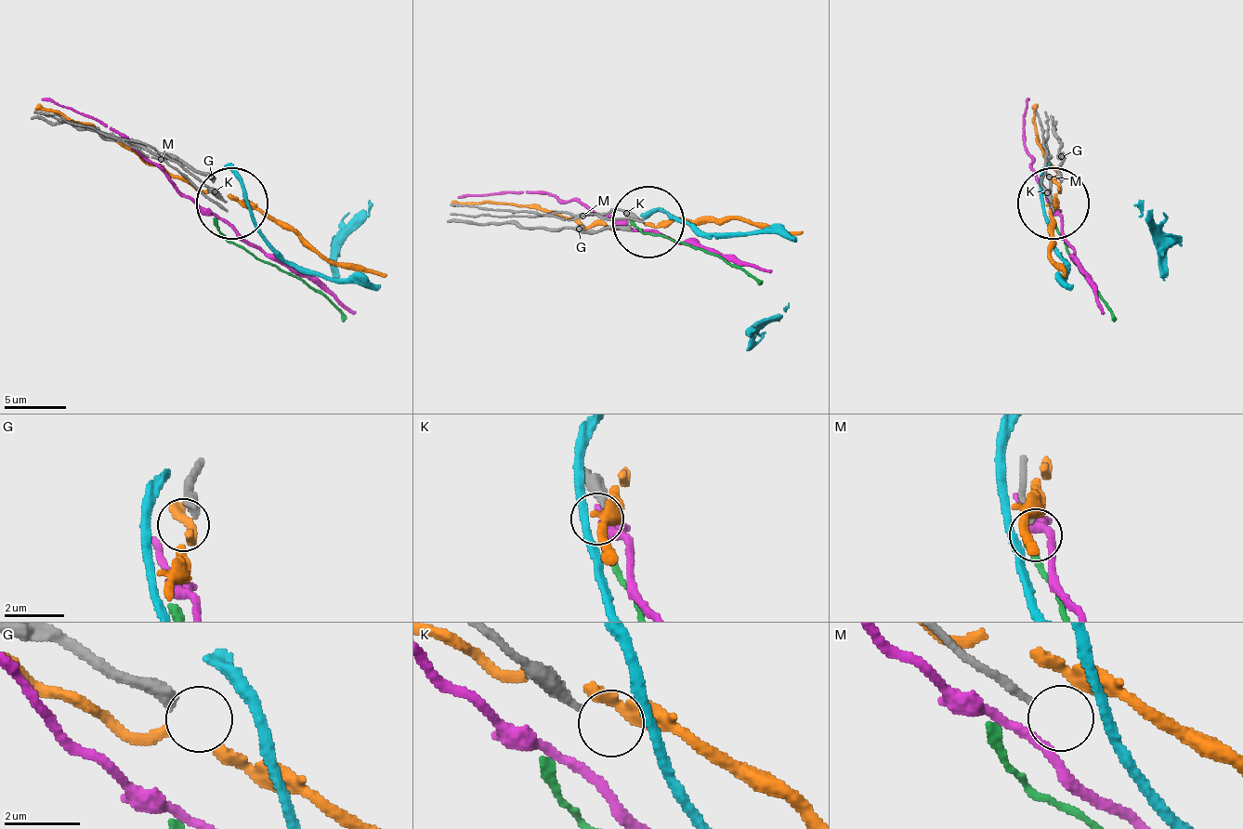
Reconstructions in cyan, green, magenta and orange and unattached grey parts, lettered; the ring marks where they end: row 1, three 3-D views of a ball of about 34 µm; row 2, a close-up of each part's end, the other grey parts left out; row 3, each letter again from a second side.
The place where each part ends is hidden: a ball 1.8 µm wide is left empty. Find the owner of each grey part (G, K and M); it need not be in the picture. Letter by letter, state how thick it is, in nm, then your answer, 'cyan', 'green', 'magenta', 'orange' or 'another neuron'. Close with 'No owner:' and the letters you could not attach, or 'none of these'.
G: 400 nm | another neuron
K: 280 nm | another neuron
M: 200 nm | another neuron
No owner: G, K, M

